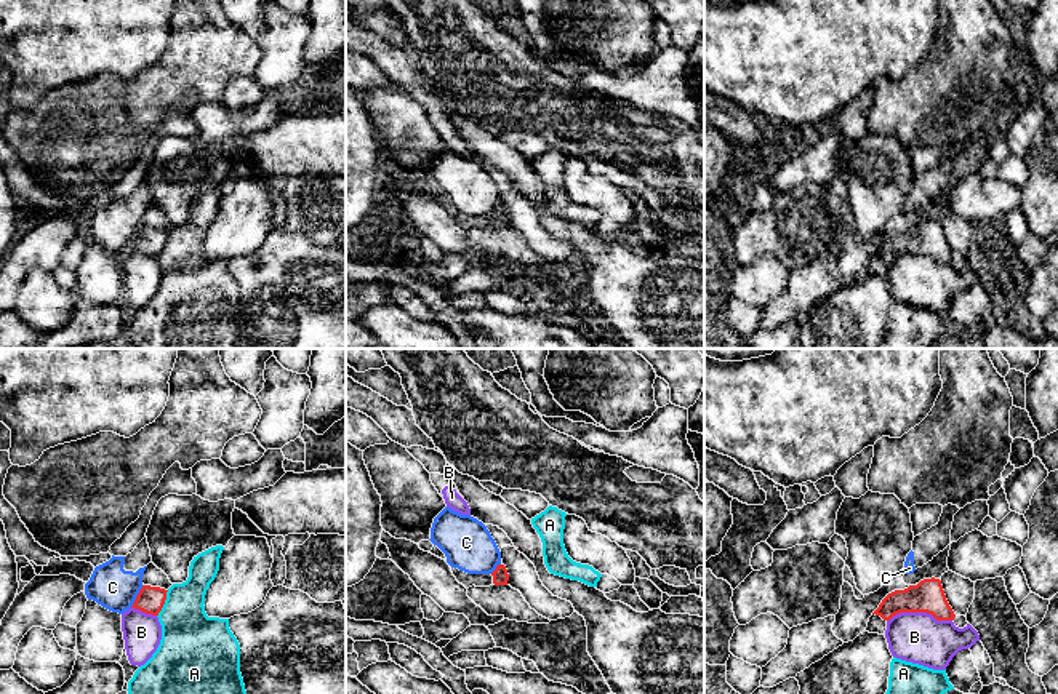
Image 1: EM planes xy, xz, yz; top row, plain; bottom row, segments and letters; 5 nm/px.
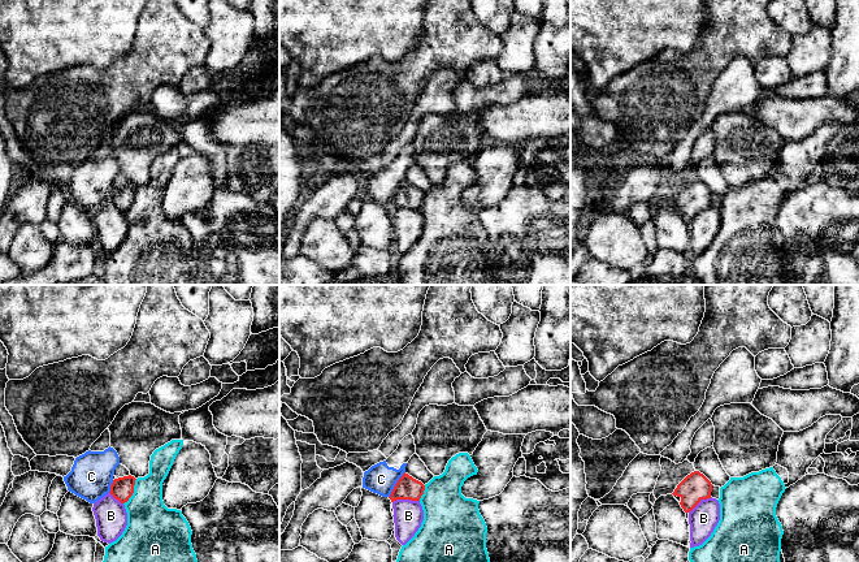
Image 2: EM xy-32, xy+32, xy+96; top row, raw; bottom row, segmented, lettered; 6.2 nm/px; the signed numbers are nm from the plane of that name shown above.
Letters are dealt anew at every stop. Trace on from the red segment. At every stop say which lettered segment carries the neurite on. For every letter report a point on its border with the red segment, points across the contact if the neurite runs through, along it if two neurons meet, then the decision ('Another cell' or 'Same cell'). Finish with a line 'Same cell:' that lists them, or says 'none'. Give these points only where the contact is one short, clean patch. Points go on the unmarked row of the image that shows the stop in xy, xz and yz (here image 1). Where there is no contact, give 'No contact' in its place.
A: Touches red at xy (164, 245). Boundary: xy (168, 232), (157, 258). Another cell
B: Touches red at yz (919, 253). Boundary: yz (951, 261), (935, 261), (925, 255), (897, 255), (887, 263). Another cell
C: Touches red at xy (136, 239). Boundary: xy (143, 227), (130, 248). Another cell
Same cell: none

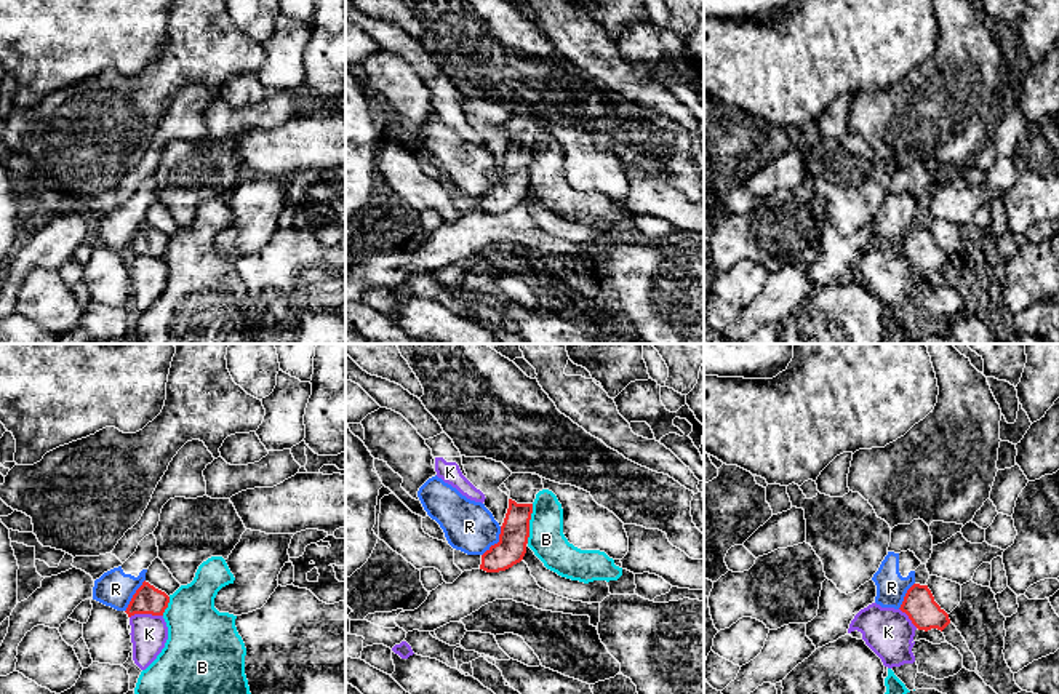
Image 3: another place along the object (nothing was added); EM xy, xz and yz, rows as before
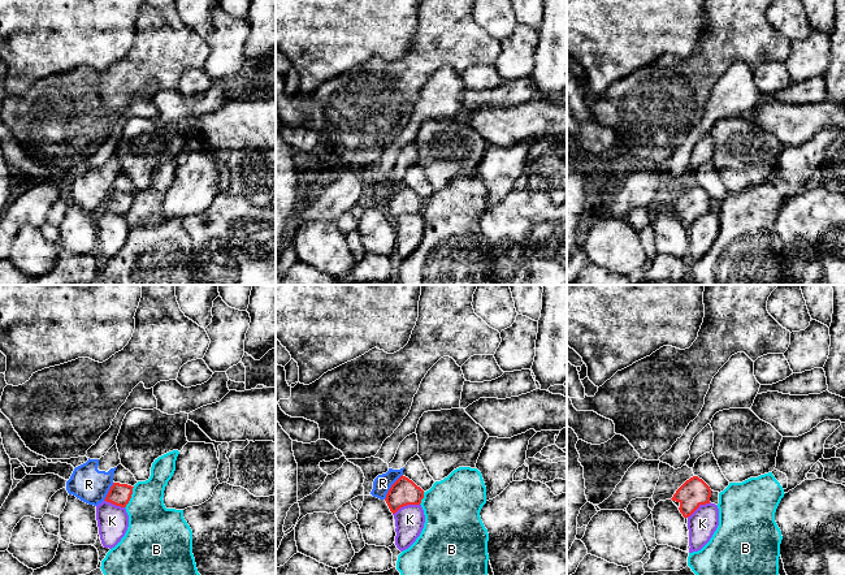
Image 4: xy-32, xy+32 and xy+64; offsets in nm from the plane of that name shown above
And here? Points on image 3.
B: Touches red at xz (528, 165). Boundary: xz (533, 146), (527, 184). Another cell
K: Touches red at xy (146, 255). Boundary: xy (162, 256), (133, 256), (130, 259). Another cell
R: Touches red at xz (498, 184). Boundary: xz (501, 168), (498, 183), (482, 197). Another cell
Same cell: none

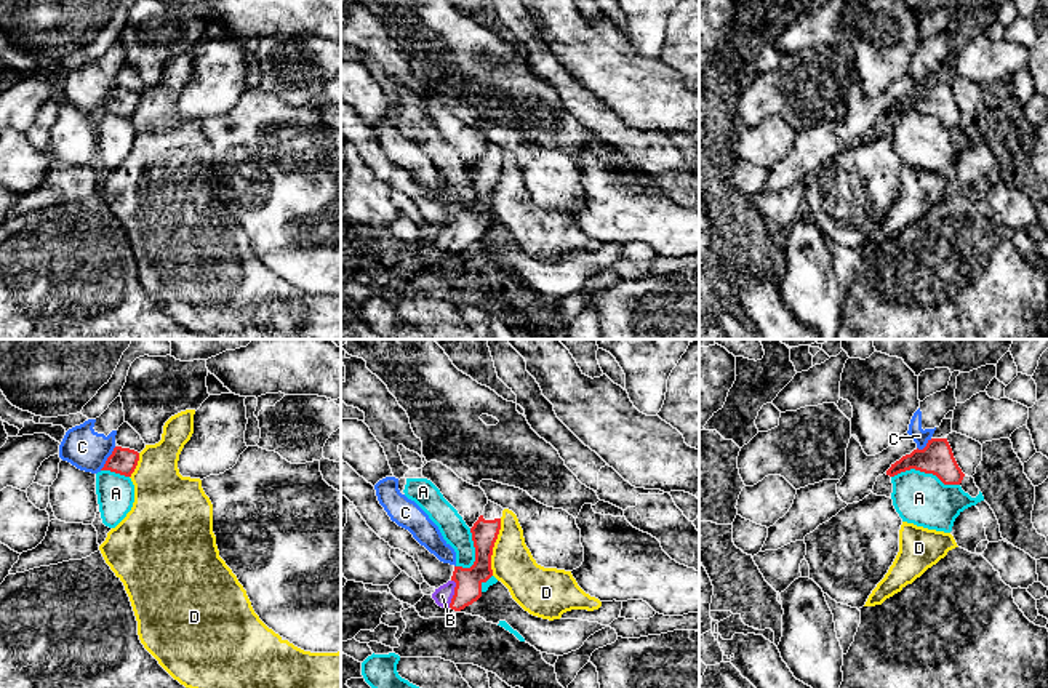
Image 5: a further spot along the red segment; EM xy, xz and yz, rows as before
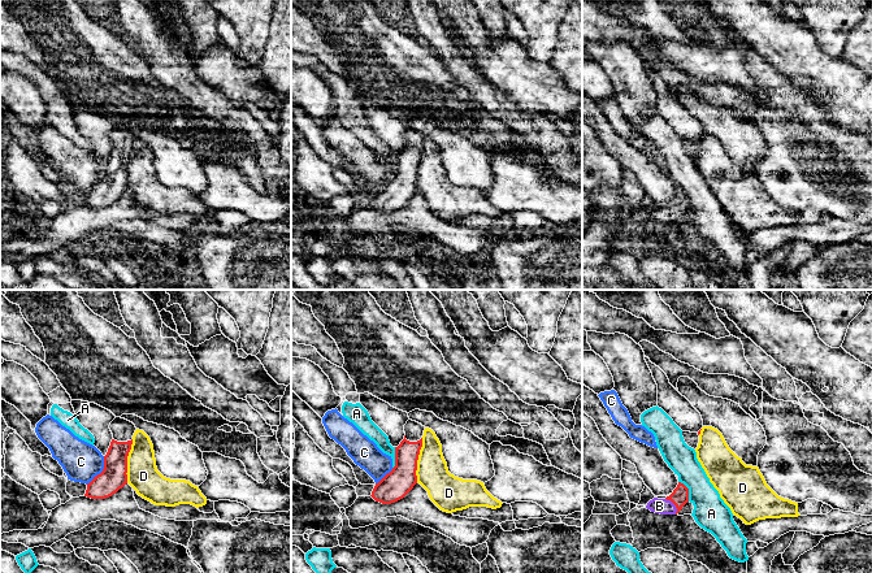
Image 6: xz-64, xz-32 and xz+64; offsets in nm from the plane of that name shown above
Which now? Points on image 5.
A: Touches red at yz (925, 114). Boundary: yz (892, 117), (919, 111), (935, 116), (944, 125), (959, 127). Another cell
B: Touches red at xz (455, 236). Path across: xz (468, 231), (455, 236), (442, 237). Same cell
C: Touches red at xy (108, 100). Boundary: xy (116, 88), (100, 111). Another cell
D: Touches red at xz (493, 188). Boundary: xz (501, 160), (501, 170), (492, 197), (492, 216). Another cell
Same cell: B

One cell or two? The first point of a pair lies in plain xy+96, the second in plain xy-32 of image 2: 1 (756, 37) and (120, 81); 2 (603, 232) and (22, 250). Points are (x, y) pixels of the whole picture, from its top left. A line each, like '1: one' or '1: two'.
1: one
2: one

